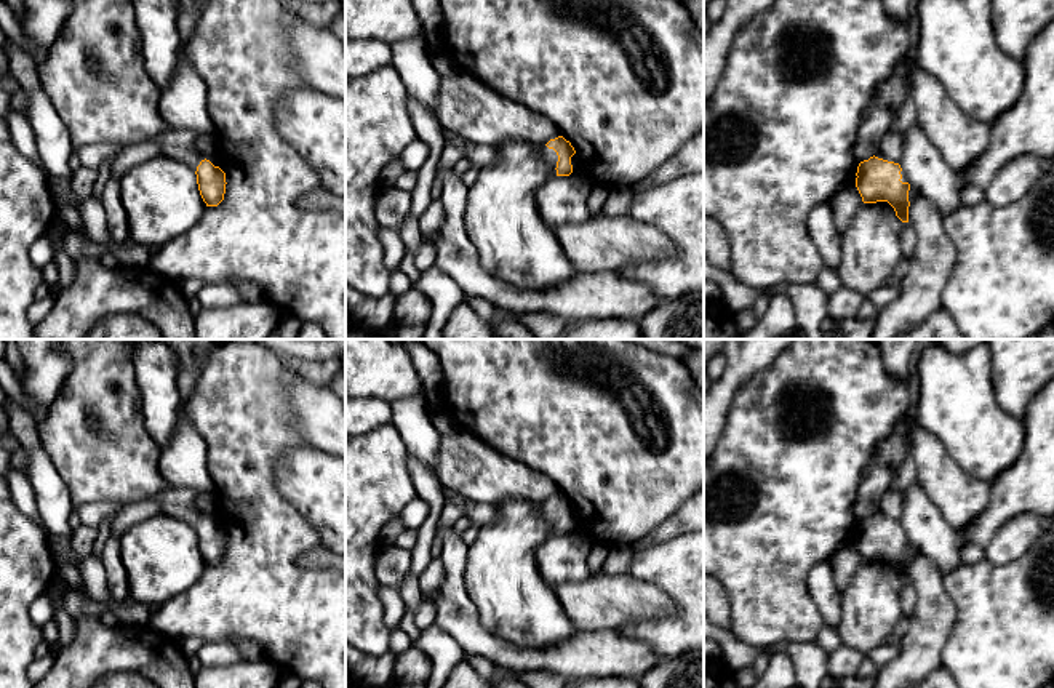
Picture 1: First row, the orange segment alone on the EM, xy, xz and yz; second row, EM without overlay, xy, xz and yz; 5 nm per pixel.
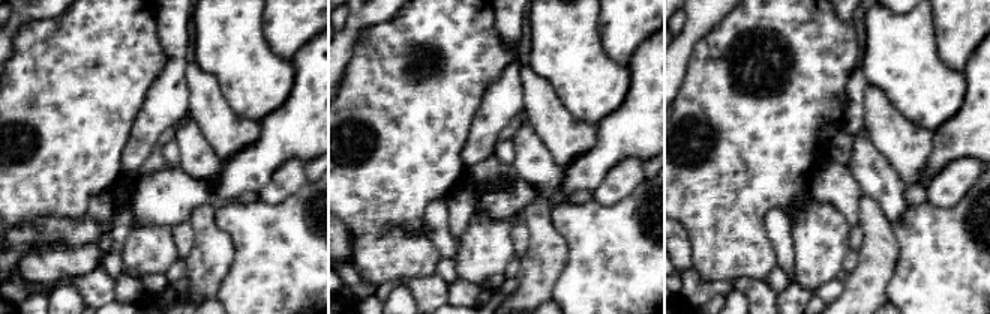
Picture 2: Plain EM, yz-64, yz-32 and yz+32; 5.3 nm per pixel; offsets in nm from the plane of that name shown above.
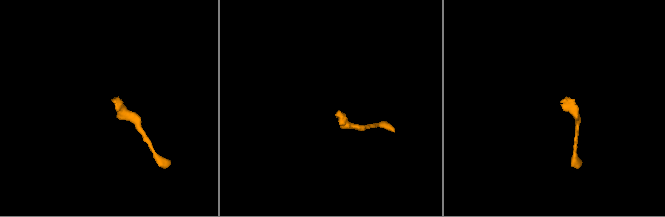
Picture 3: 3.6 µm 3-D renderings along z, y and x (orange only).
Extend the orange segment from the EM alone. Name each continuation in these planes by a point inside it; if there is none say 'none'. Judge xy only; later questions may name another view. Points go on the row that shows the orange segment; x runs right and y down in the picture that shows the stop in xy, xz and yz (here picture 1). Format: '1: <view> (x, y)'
1: xy (176, 143)

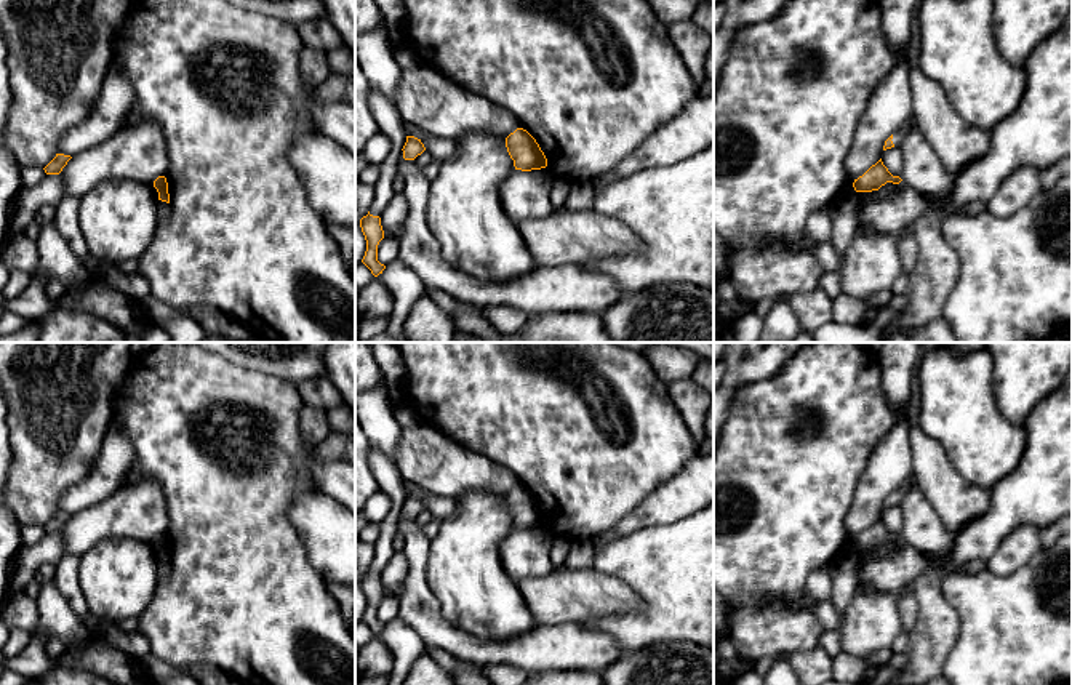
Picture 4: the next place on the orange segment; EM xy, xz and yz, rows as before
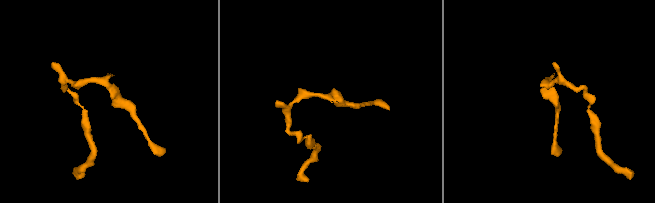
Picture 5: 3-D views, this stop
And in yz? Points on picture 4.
1: yz (898, 136)

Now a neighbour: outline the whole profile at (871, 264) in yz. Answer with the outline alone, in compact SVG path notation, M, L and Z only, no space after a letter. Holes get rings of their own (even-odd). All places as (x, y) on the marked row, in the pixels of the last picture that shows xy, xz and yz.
M858 229L842 258L842 293L866 302L880 291L890 291L902 272L898 237Z

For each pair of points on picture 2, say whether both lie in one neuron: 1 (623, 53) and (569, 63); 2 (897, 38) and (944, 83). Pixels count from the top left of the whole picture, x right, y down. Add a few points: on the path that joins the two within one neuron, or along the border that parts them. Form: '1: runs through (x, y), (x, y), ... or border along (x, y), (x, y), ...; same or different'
1: border along (597, 23), (603, 50), (612, 59), (627, 66); different
2: runs through (909, 50), (932, 72); same

